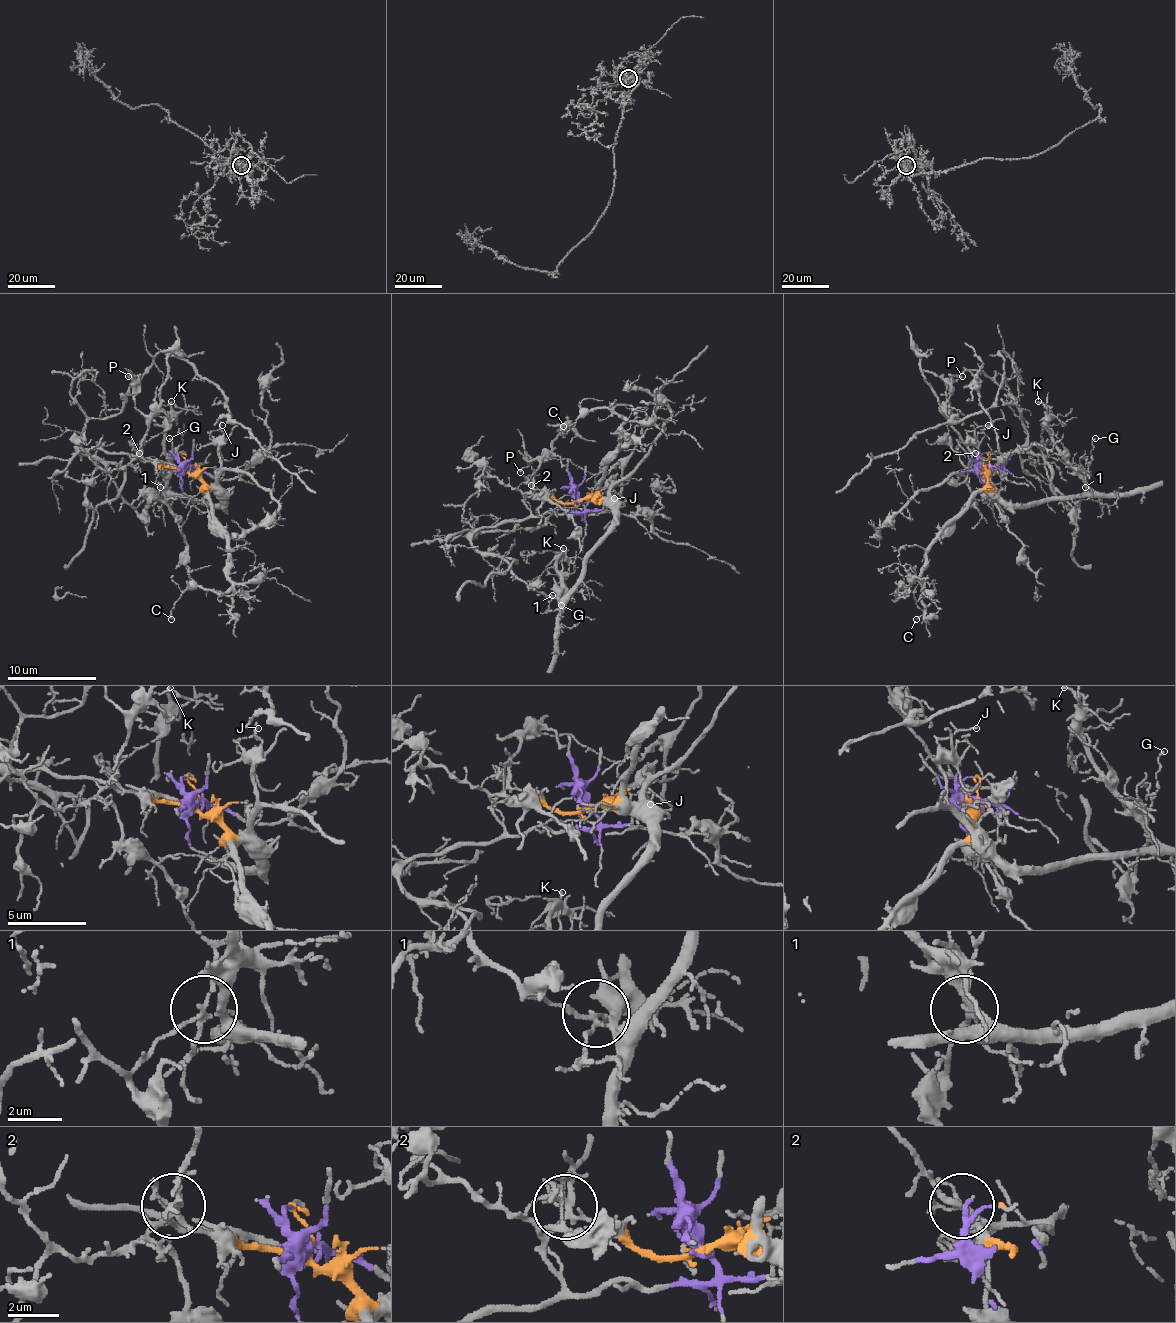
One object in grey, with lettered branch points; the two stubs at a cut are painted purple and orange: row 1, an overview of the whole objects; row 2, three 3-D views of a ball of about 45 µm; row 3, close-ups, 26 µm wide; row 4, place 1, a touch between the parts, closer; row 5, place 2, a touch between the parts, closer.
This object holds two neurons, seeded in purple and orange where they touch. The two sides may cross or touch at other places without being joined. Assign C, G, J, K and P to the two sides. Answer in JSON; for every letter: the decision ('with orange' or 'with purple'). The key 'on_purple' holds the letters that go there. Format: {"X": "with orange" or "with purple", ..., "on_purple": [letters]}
{"C": "with orange", "G": "with purple", "J": "with orange", "K": "with orange", "P": "with purple", "on_purple": ["G", "P"]}

